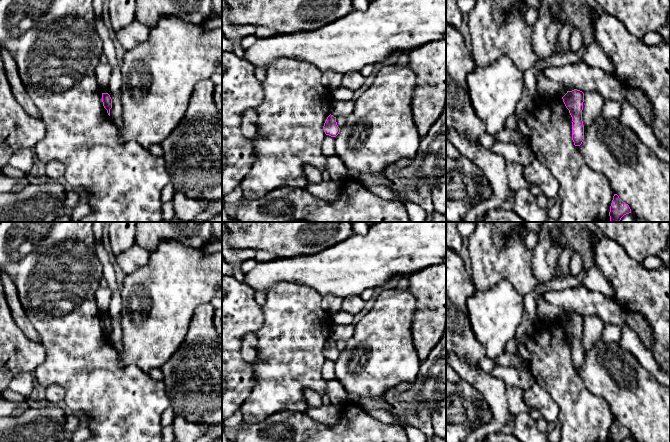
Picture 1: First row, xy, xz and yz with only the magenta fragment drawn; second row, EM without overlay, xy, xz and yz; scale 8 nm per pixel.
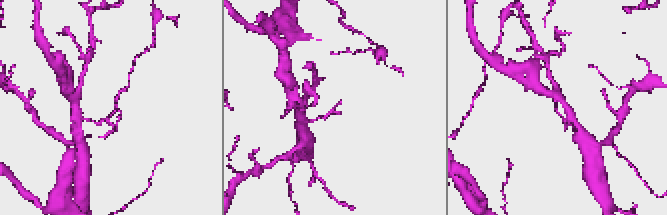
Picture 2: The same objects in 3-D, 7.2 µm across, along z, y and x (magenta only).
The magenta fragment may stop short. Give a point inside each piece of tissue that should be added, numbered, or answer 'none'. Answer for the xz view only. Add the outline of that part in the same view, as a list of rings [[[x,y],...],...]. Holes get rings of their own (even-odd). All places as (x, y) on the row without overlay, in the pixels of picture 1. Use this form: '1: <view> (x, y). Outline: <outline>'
none

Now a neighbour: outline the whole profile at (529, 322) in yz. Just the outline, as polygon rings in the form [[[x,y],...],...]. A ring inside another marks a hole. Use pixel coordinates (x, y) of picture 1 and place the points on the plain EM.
[[[583,267],[580,275],[577,277],[569,276],[565,279],[556,277],[546,284],[537,284],[537,286],[527,295],[523,296],[523,319],[518,326],[515,334],[518,353],[524,361],[530,362],[530,353],[525,347],[525,343],[531,338],[538,324],[537,317],[537,298],[547,291],[559,291],[569,287],[575,287],[583,281],[587,267]]]

